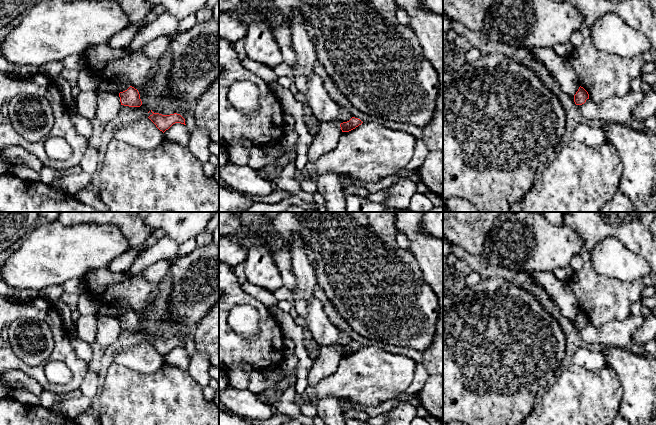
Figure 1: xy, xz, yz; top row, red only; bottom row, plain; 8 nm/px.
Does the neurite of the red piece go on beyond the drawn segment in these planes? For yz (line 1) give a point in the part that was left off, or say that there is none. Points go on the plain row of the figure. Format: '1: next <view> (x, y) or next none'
1: next none

